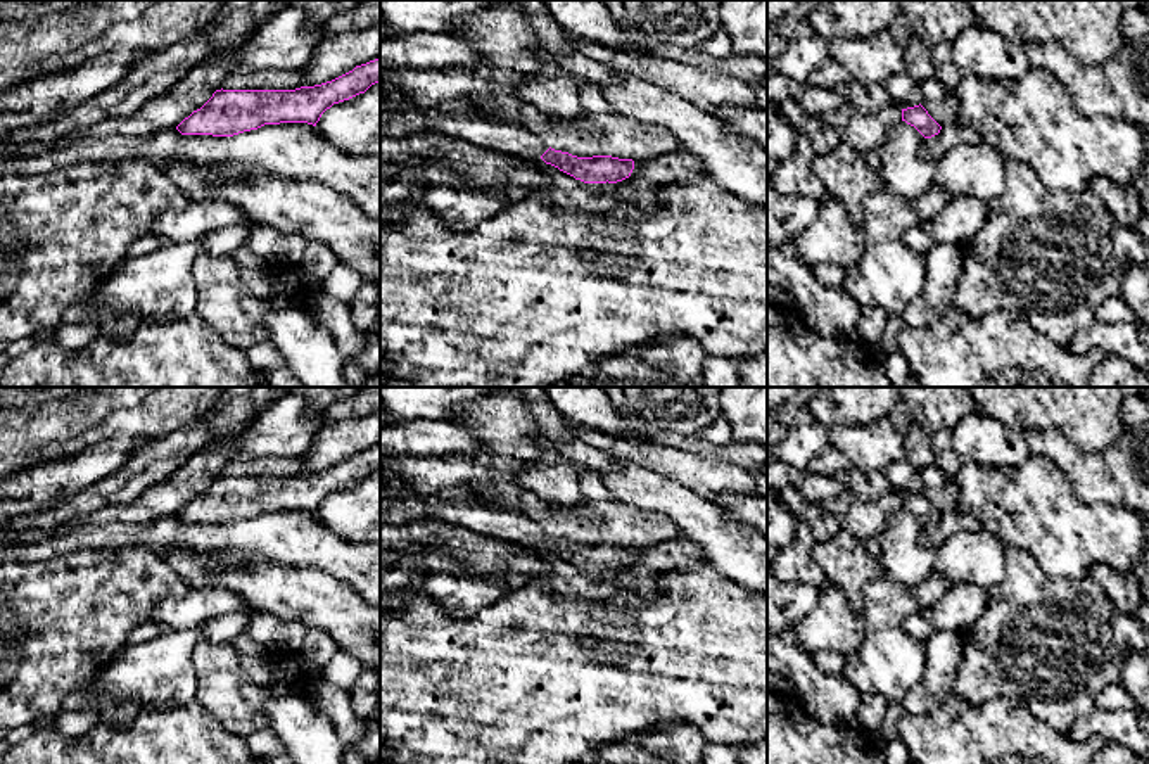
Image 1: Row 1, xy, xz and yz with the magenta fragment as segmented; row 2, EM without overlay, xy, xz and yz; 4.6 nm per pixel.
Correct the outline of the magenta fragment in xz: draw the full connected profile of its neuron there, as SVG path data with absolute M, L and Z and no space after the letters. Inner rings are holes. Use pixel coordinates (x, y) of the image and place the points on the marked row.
M425 109L425 119L427 128L422 133L467 140L482 149L522 159L532 161L541 157L546 164L584 183L617 183L629 178L634 169L632 159L612 156L577 157L555 150L544 138L530 133L518 123L491 121L482 116L454 114L441 109Z

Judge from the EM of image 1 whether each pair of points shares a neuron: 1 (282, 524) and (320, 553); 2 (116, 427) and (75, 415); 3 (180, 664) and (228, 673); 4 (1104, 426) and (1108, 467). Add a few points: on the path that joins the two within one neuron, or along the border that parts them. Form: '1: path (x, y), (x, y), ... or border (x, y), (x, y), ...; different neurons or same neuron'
1: path (291, 533), (311, 545); same neuron
2: border (135, 405), (116, 408), (80, 434), (63, 441); different neurons
3: border (197, 628), (194, 699); different neurons
4: border (1125, 427), (1099, 452), (1082, 452), (1068, 438); different neurons

